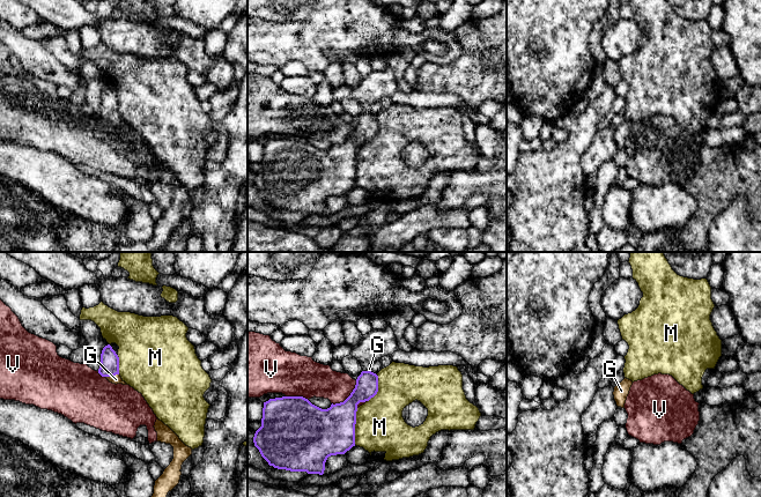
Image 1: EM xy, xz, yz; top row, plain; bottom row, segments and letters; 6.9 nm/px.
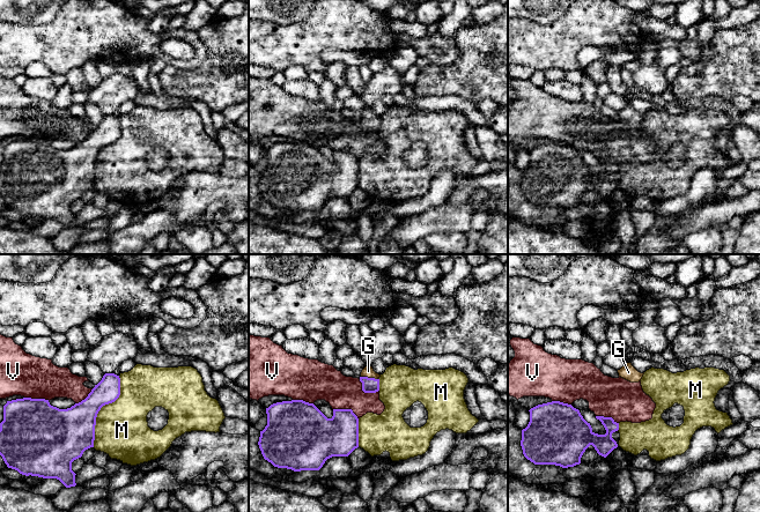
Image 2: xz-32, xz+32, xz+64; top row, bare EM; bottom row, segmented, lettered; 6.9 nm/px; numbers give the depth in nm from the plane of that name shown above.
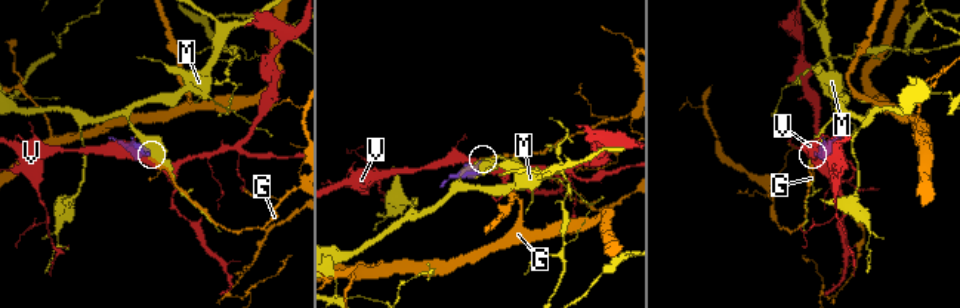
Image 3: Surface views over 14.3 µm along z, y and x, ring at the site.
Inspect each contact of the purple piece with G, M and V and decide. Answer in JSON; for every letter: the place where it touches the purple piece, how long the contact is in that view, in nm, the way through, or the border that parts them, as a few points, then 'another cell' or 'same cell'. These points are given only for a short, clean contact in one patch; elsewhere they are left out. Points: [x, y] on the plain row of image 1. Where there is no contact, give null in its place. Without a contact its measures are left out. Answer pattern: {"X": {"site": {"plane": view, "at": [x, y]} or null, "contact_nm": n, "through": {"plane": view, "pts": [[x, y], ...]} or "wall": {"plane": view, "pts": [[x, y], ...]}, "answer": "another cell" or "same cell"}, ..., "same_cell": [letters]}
{"G": {"site": {"plane": "xy", "at": [111, 116]}, "contact_nm": 100, "through": {"plane": "xy", "pts": [[109, 106], [111, 116], [116, 120]]}, "answer": "same cell"}, "M": {"site": {"plane": "xz", "at": [354, 168]}, "contact_nm": 260, "answer": "another cell"}, "V": {"site": {"plane": "xz", "at": [348, 138]}, "contact_nm": 240, "answer": "another cell"}, "same_cell": ["G"]}

